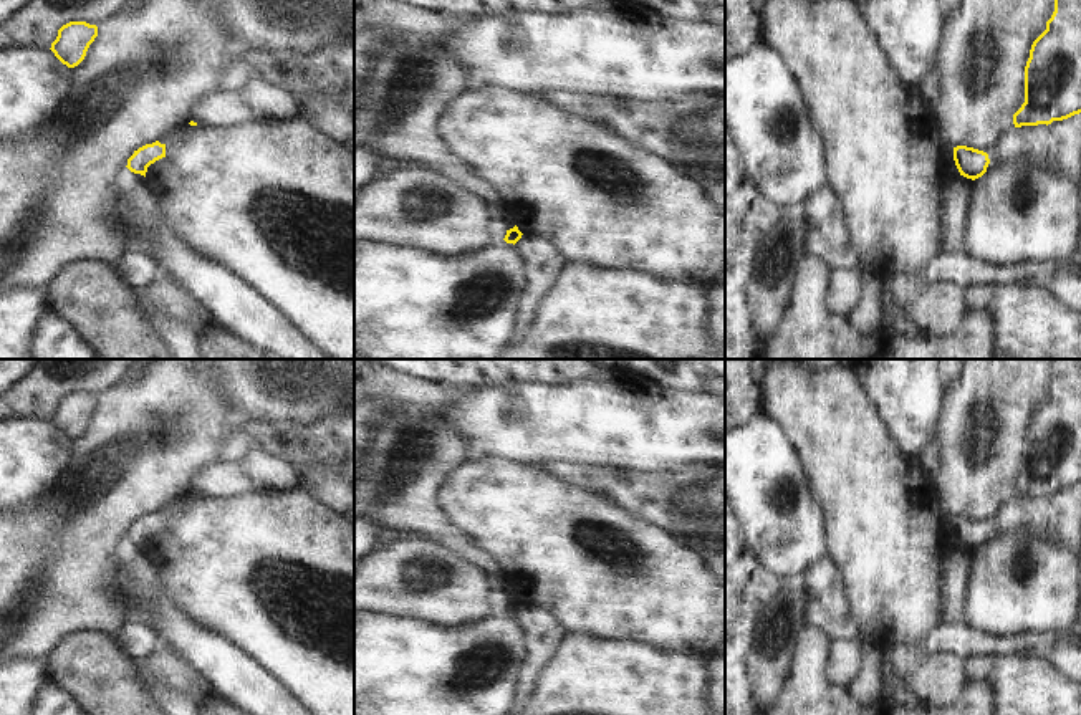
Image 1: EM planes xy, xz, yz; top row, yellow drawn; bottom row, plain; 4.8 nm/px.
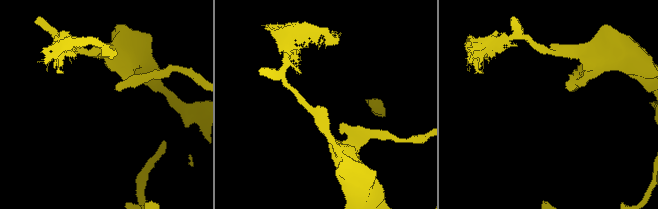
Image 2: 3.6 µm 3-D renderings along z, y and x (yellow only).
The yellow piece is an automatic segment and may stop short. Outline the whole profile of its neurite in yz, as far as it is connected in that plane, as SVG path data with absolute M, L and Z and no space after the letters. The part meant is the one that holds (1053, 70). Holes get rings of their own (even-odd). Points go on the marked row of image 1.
M1055 0L1046 30L1033 41L1025 66L1025 103L1013 114L1015 127L1051 124L1081 113L1081 0Z

